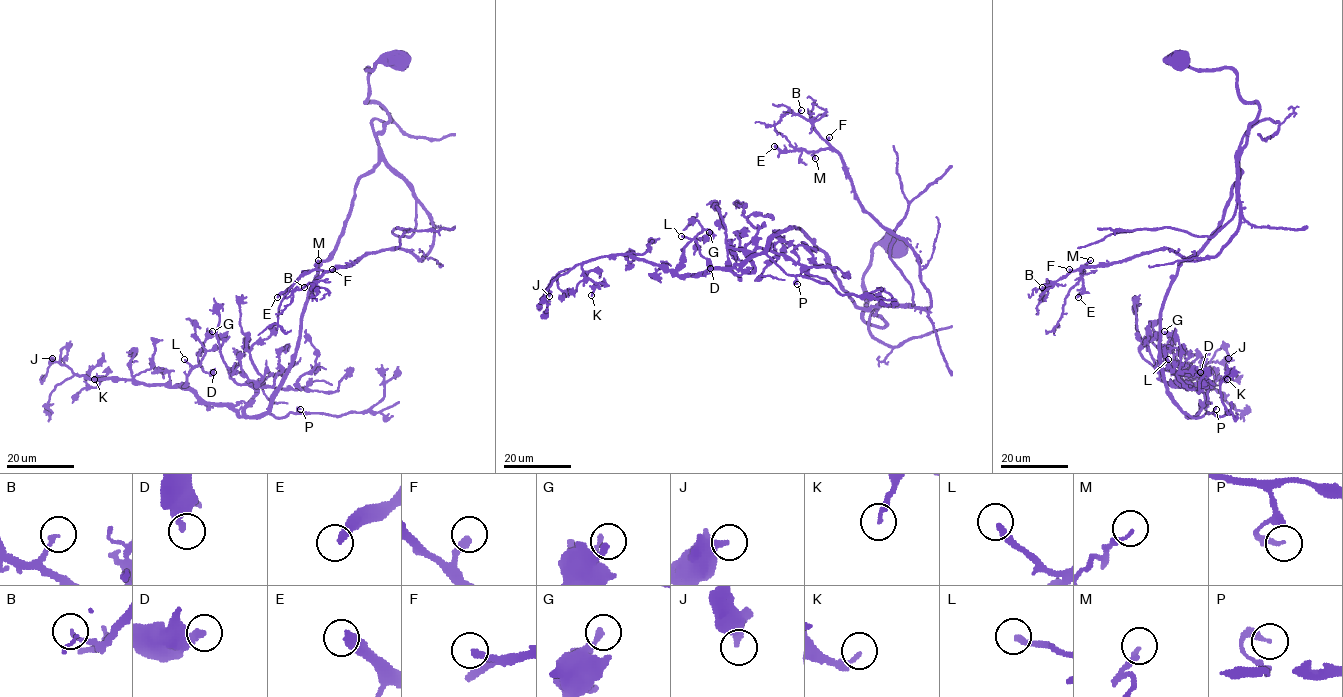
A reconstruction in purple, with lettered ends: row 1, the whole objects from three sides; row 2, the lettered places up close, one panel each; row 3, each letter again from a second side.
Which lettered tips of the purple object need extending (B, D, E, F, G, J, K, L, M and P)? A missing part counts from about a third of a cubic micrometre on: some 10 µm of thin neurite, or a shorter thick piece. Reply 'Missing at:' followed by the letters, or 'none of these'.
Missing at: E, F, L

